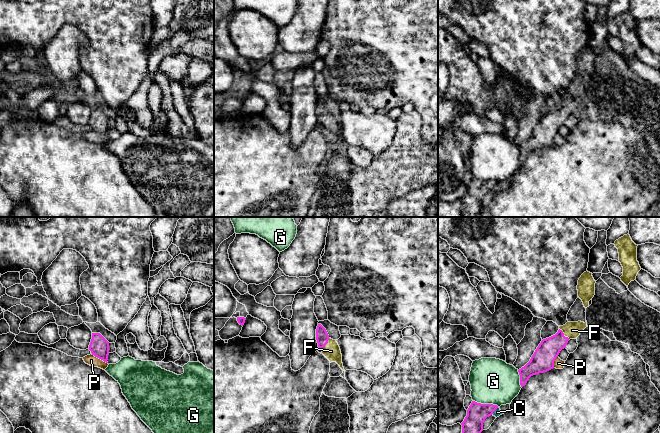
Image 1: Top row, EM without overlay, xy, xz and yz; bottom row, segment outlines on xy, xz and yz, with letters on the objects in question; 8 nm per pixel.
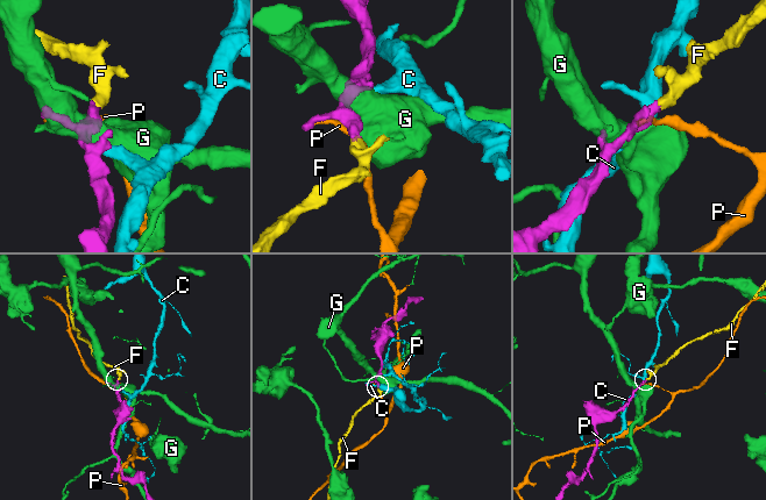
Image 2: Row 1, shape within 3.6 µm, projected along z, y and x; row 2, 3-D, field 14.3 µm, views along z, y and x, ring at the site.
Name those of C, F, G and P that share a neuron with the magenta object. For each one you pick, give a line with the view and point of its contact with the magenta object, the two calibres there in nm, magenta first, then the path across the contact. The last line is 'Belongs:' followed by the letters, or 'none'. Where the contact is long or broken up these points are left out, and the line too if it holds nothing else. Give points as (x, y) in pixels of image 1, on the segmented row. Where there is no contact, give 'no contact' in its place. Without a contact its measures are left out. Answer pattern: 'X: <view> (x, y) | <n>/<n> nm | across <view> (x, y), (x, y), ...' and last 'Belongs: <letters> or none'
F: yz (563, 334) | 180/140 nm | across yz (548, 350), (563, 334), (572, 330)
Belongs: F

